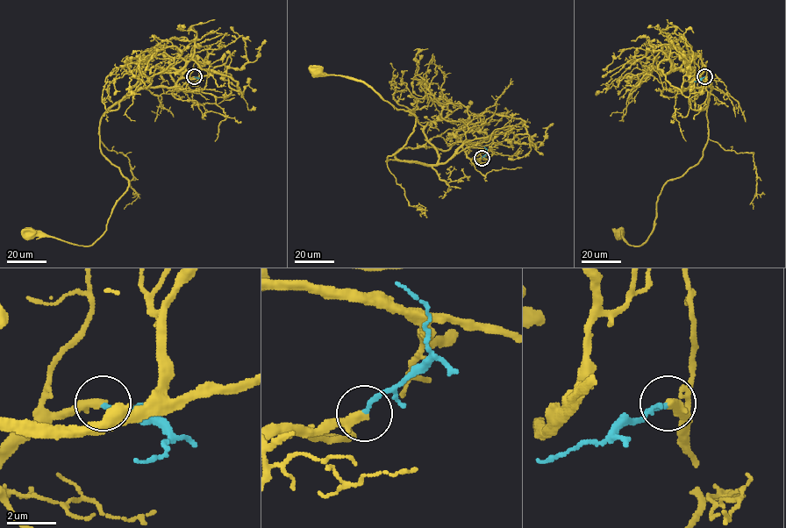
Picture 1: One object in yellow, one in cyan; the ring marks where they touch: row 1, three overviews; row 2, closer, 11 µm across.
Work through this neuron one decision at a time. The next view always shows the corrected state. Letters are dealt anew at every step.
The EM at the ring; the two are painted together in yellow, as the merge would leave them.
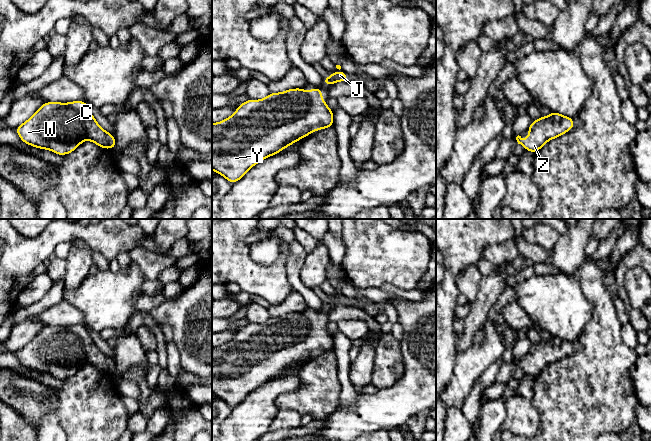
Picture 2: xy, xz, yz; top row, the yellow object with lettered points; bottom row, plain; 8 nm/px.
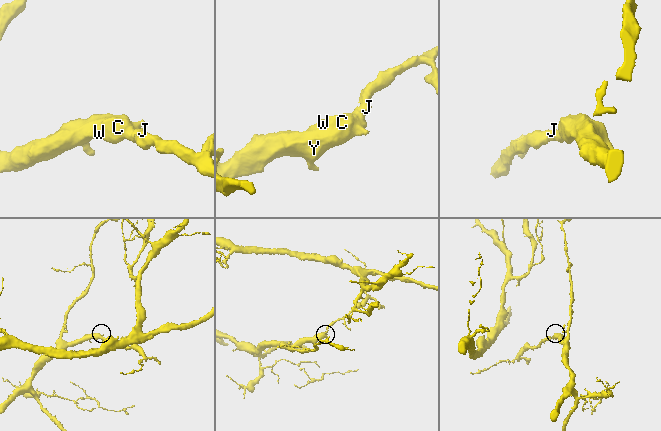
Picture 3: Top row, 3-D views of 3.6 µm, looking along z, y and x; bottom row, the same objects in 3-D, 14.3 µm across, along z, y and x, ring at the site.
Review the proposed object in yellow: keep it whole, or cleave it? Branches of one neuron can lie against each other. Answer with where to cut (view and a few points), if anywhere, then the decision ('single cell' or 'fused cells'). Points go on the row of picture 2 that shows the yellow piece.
no cut; single cell

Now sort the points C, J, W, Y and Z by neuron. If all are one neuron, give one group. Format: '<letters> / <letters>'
C J W Y Z

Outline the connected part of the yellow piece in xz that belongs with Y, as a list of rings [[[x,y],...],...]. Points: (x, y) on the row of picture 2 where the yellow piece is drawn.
[[[304,88],[270,93],[262,100],[245,101],[239,105],[232,116],[219,123],[212,123],[212,170],[225,177],[231,184],[234,184],[250,168],[267,157],[279,153],[313,131],[333,127],[333,110],[326,106],[326,101],[321,98],[321,95],[321,88],[313,88],[308,93]]]

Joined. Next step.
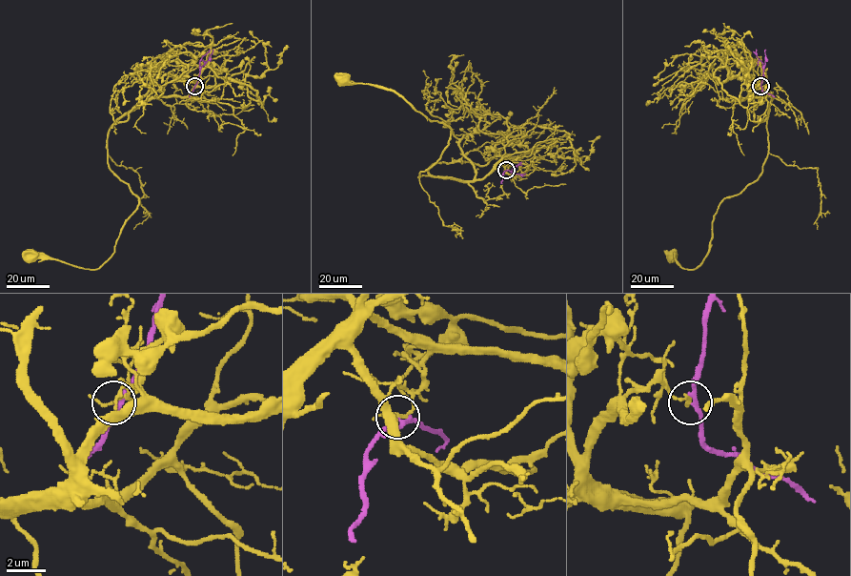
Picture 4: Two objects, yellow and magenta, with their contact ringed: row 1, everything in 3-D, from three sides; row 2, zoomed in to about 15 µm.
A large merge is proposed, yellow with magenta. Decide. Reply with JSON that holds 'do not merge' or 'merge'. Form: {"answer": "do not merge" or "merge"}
{"answer": "do not merge"}

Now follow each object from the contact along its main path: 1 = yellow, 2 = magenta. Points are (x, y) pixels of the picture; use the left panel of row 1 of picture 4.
1: (193, 86), (185, 96), (148, 98), (111, 126), (109, 168), (138, 203), (112, 255), (96, 269), (32, 257)
2: (193, 86), (199, 74), (200, 60), (210, 50)

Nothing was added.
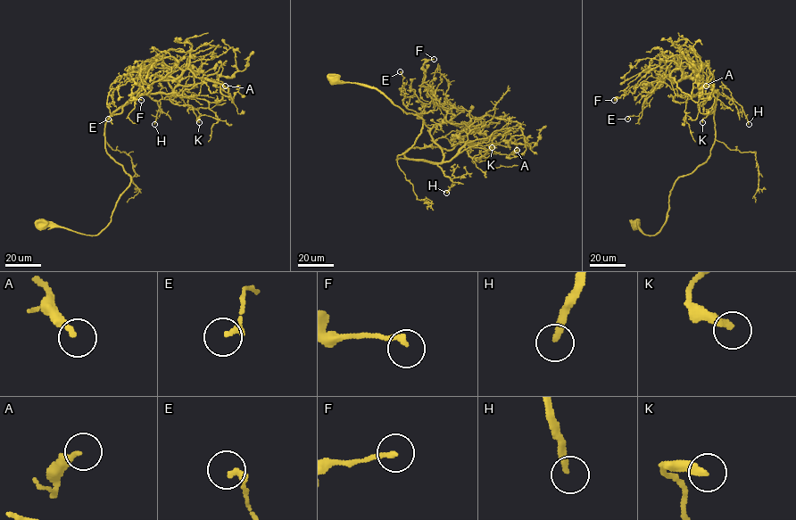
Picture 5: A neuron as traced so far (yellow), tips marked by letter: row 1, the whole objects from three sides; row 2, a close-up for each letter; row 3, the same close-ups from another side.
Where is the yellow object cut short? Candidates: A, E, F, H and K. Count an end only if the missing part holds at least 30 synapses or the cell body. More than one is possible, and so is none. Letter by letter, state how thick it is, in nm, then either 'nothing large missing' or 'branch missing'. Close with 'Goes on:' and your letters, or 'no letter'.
A: calibre 240 nm; nothing large missing
E: calibre 240 nm; nothing large missing
F: calibre 200 nm; nothing large missing
H: calibre 200 nm; branch missing
K: calibre 320 nm; nothing large missing
Goes on: H

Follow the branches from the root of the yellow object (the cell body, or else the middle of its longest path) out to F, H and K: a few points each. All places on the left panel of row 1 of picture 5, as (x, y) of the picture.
F: (43, 226), (108, 224), (130, 177), (104, 124), (151, 90), (130, 70), (141, 100)
H: (43, 226), (97, 235), (111, 221), (130, 180), (107, 152), (106, 119), (145, 94), (160, 102), (154, 124)
K: (43, 226), (97, 235), (111, 221), (130, 180), (105, 148), (118, 109), (181, 90), (199, 122)

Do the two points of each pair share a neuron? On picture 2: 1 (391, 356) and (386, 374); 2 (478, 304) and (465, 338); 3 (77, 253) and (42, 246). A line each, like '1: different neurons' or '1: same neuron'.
1: same neuron
2: same neuron
3: different neurons

